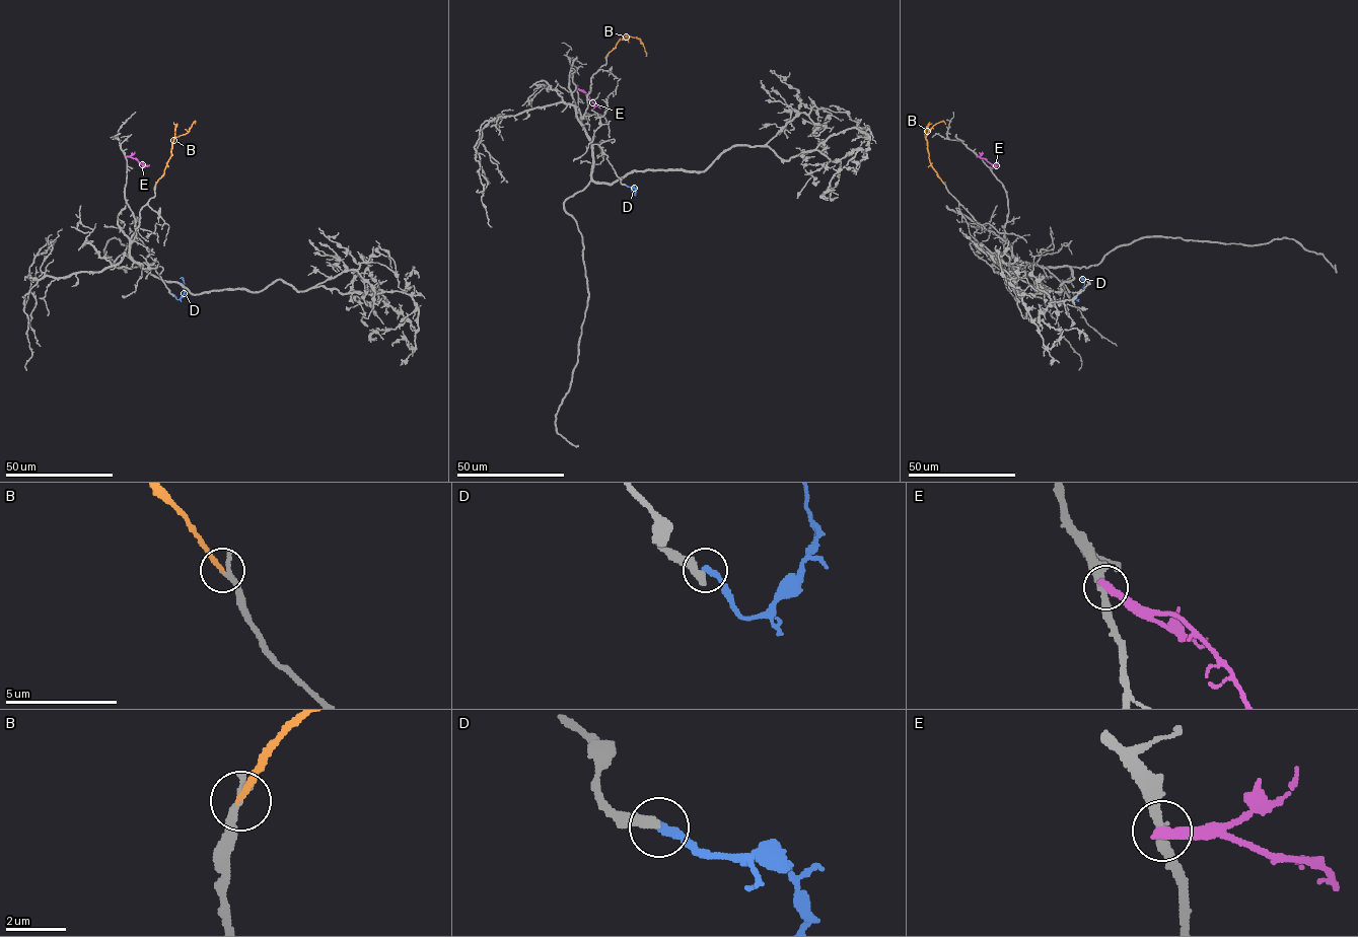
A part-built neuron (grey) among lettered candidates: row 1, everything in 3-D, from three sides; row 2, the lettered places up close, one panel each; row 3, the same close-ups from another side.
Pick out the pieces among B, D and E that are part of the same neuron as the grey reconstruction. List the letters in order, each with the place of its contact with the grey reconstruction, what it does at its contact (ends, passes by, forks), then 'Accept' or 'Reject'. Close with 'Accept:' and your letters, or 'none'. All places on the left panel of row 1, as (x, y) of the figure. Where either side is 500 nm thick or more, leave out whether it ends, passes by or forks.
B: Touches grey at (156, 184). It ends there. Accept
D: Touches grey at (173, 295). It ends there. Reject
E: Touches grey at (125, 156). It ends there. Reject
Accept: B

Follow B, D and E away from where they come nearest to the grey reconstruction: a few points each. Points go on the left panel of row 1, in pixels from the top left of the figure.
B: (156, 184), (171, 155), (174, 138), (185, 134), (195, 121), (195, 124)
D: (173, 295), (179, 299), (184, 291), (184, 280), (180, 278)
E: (125, 156), (136, 158), (143, 166), (149, 164)

